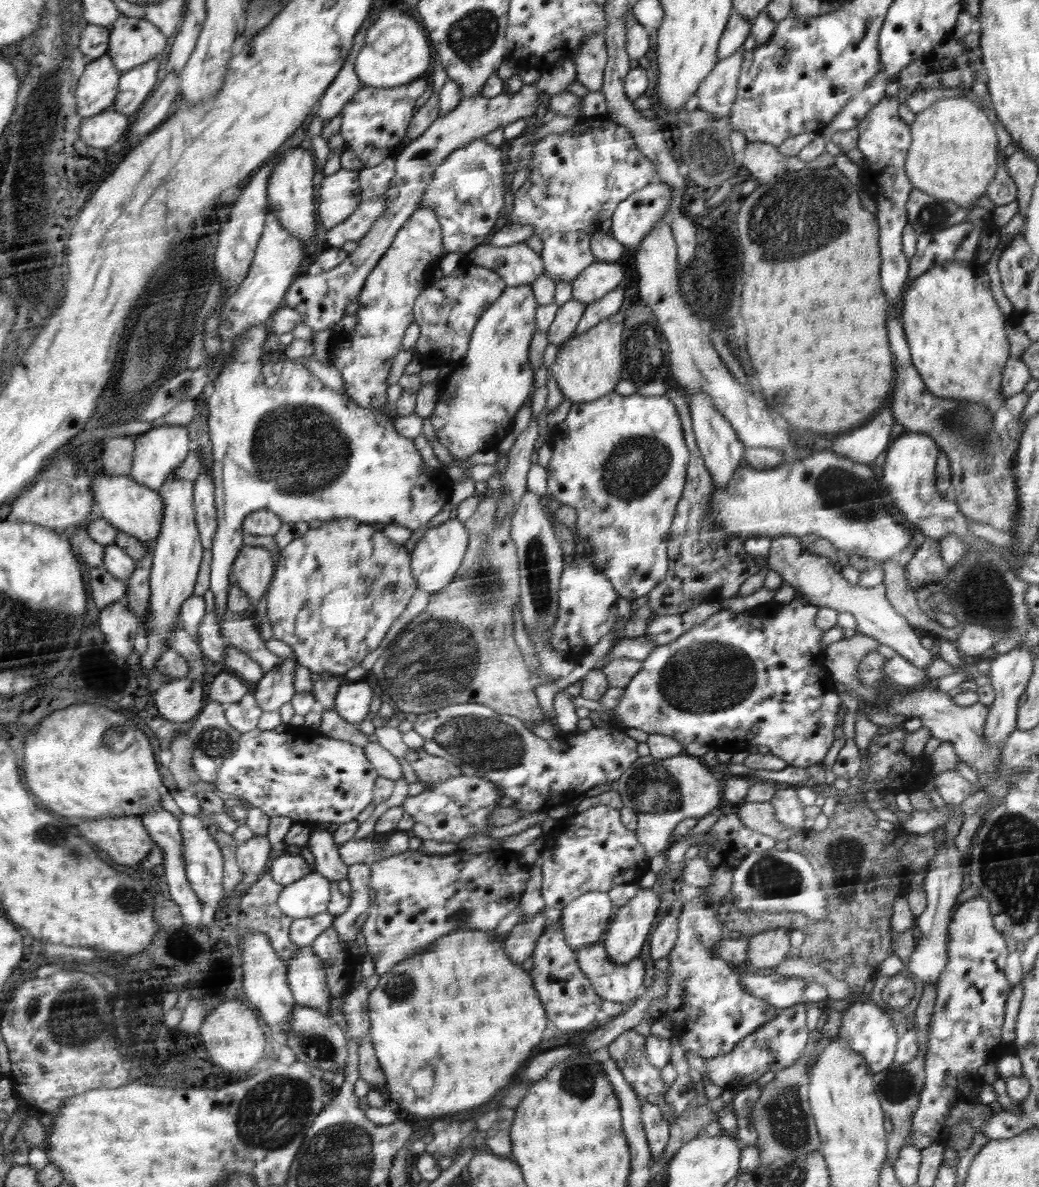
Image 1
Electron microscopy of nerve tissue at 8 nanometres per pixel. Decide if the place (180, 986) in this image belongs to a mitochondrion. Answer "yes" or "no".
no

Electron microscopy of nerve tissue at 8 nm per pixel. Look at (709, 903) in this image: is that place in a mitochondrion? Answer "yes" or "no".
no

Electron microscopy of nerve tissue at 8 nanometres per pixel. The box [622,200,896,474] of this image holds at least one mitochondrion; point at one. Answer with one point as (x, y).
(644, 347)

